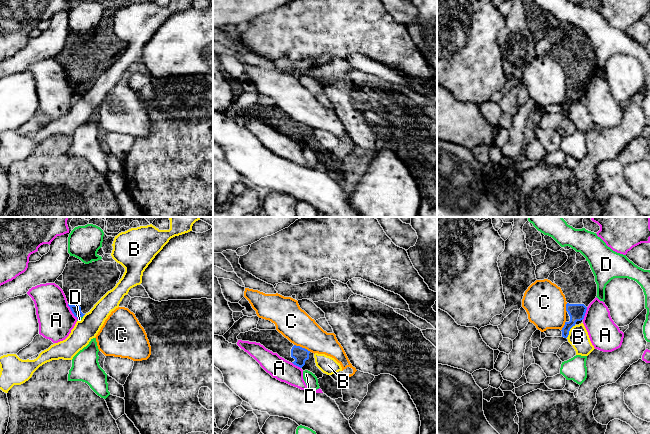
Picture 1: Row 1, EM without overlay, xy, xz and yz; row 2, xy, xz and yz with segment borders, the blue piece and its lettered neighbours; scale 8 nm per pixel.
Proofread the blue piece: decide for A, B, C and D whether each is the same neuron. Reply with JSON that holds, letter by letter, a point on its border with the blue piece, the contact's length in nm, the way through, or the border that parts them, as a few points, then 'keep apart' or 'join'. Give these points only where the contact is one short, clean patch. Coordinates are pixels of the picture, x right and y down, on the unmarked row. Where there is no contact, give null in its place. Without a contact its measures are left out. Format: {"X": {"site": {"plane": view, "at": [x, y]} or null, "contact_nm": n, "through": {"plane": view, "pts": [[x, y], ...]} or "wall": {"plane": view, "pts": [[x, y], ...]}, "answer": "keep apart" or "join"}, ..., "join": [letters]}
{"A": {"site": {"plane": "xy", "at": [72, 88]}, "contact_nm": 150, "wall": {"plane": "xy", "pts": [[67, 80], [77, 95]]}, "answer": "keep apart"}, "B": {"site": {"plane": "yz", "at": [569, 106]}, "contact_nm": 130, "wall": {"plane": "yz", "pts": [[575, 101], [570, 105], [566, 113]]}, "answer": "keep apart"}, "C": {"site": {"plane": "xz", "at": [301, 123]}, "contact_nm": 150, "wall": {"plane": "xz", "pts": [[294, 120], [310, 127]]}, "answer": "keep apart"}, "D": {"site": {"plane": "xy", "at": [80, 93]}, "contact_nm": 50, "wall": {"plane": "xy", "pts": [[82, 92], [78, 95]]}, "answer": "keep apart"}, "join": []}

